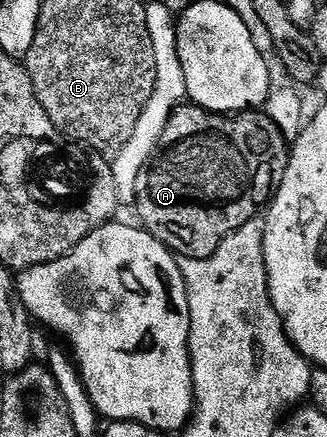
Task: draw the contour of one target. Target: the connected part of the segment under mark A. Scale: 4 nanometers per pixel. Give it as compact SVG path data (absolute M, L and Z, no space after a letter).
M182 104L174 110L173 115L167 120L167 126L163 128L163 134L159 136L157 147L151 152L151 156L143 164L137 178L132 179L133 194L137 197L137 214L140 225L150 234L158 238L168 250L181 258L209 258L217 250L217 245L224 238L231 236L233 231L243 228L243 224L254 221L262 213L263 207L270 201L275 190L275 183L279 175L289 162L291 146L283 136L283 132L263 112L246 110L239 114L210 114L201 106Z

